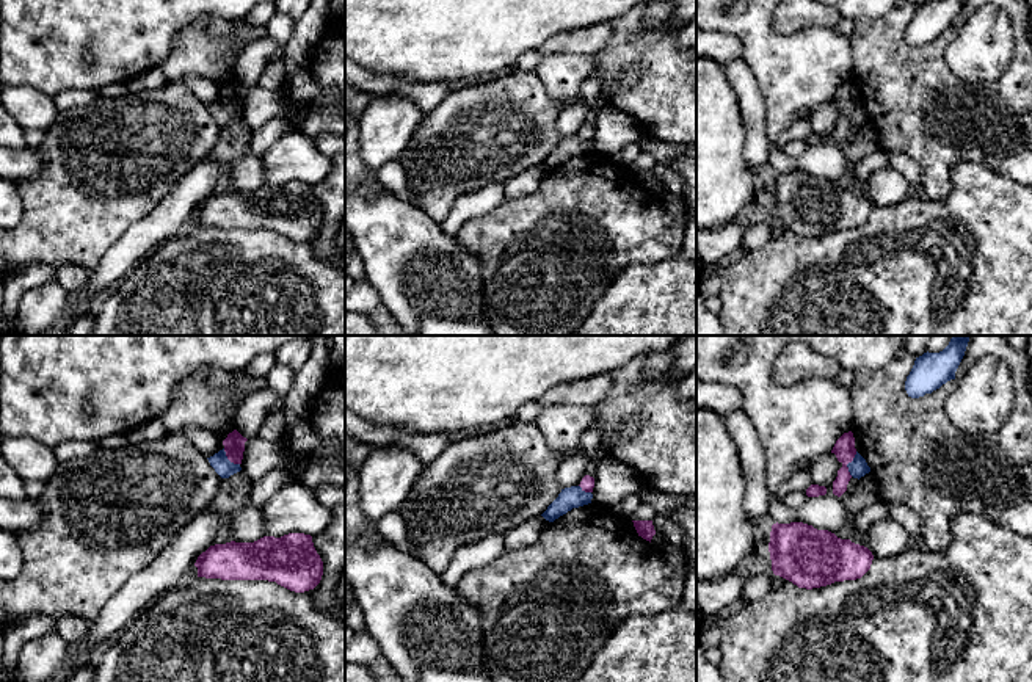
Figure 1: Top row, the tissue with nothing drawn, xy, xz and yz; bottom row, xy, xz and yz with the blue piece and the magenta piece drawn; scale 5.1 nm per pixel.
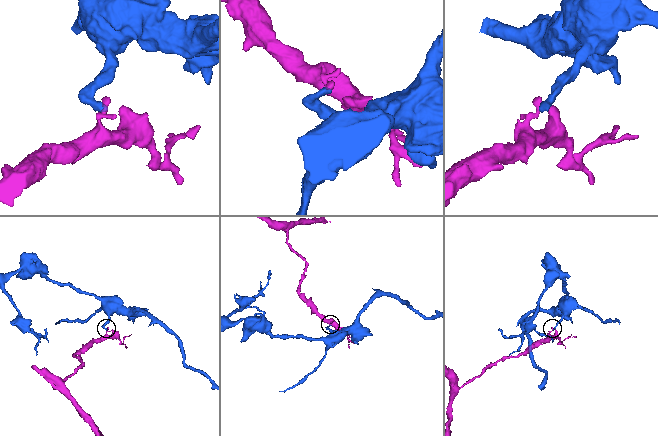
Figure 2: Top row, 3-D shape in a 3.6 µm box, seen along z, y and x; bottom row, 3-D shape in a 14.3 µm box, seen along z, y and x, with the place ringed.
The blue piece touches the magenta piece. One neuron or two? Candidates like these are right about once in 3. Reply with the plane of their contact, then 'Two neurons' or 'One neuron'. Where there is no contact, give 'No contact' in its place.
Touches blue in yz. Two neurons

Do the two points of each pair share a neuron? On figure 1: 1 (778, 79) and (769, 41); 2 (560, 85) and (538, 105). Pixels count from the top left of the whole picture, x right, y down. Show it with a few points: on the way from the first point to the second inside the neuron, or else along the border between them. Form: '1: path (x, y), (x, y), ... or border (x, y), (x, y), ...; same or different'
1: path (769, 69), (769, 50); same
2: border (534, 72), (562, 108); different

